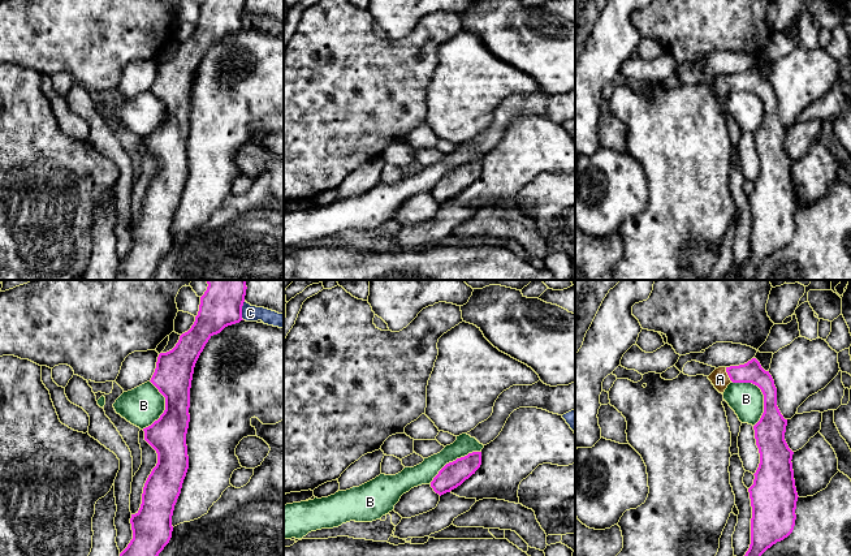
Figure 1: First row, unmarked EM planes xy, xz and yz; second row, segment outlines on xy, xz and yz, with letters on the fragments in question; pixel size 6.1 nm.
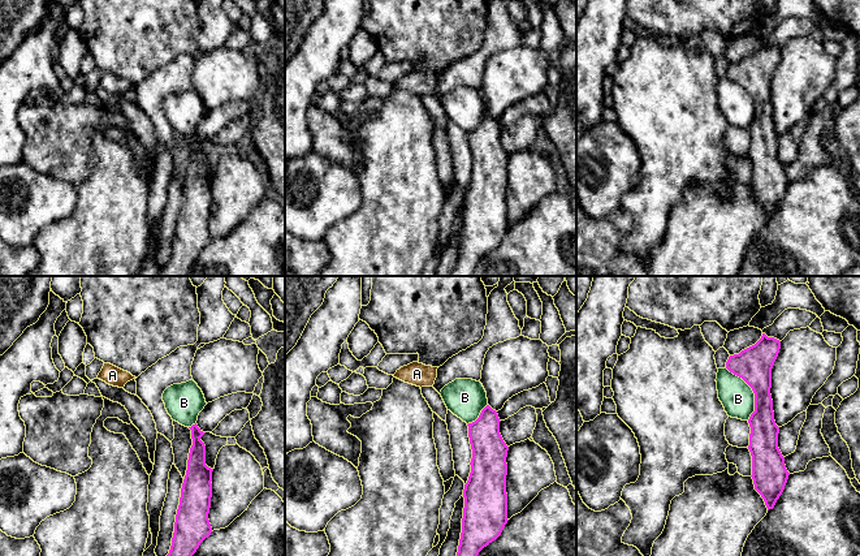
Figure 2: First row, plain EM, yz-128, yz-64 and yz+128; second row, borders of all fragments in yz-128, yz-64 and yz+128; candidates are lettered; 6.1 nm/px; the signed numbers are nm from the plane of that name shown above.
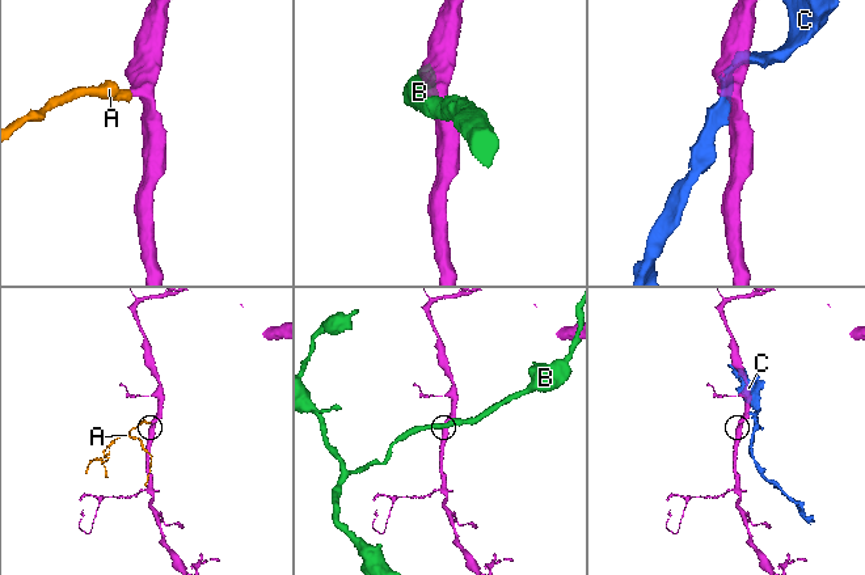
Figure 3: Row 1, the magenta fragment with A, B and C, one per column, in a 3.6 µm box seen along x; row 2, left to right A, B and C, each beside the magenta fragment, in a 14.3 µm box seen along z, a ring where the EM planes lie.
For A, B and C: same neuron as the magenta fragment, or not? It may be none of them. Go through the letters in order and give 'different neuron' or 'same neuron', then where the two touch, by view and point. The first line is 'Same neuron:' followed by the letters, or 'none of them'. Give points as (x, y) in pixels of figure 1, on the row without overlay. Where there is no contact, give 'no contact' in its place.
Same neuron: A
A: same neuron; contact yz (728, 82)
B: different neuron; contact yz (763, 102)
C: different neuron; contact xy (241, 18)

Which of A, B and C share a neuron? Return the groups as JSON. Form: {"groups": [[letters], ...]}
{"groups": [["A"], ["B"], ["C"]]}

